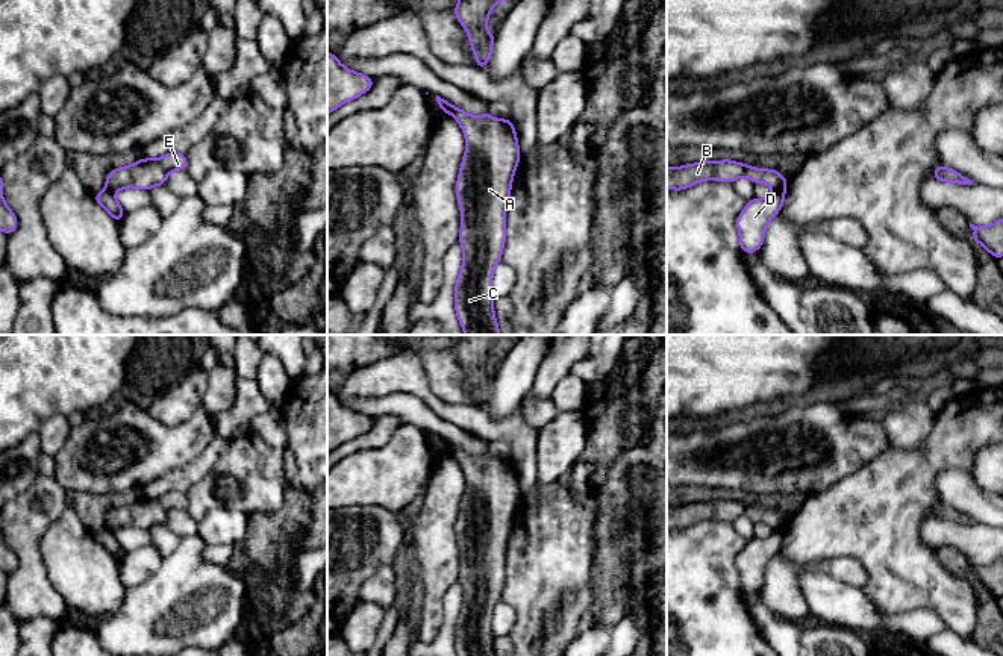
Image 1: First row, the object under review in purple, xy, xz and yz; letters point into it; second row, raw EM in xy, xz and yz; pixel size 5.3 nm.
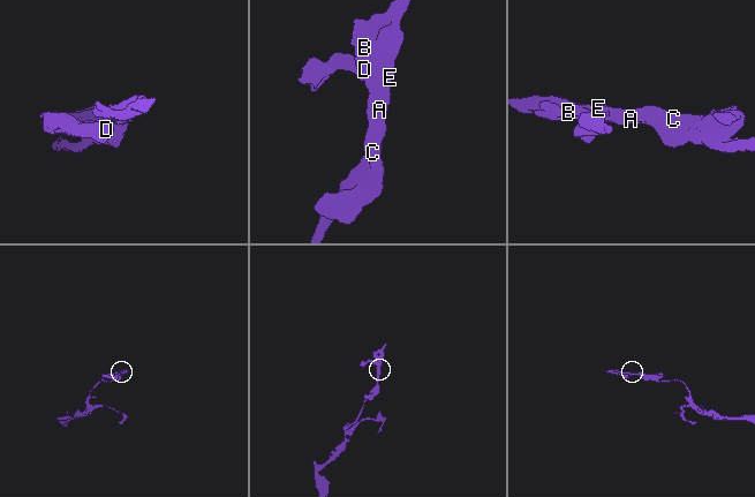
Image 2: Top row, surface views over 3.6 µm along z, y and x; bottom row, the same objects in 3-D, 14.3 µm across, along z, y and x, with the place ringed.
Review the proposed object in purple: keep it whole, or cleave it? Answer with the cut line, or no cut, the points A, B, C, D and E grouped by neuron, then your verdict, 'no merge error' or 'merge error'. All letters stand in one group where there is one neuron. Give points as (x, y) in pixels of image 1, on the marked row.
yz (774, 188), (784, 191) | A B C E / D | merge error

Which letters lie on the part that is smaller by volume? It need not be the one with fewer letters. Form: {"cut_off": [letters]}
{"cut_off": ["D"]}

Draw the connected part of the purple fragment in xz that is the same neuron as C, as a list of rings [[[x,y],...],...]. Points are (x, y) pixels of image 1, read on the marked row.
[[[453,106],[450,114],[462,127],[467,142],[455,186],[462,217],[458,242],[464,250],[462,267],[455,285],[456,317],[465,335],[500,335],[491,282],[495,265],[502,262],[506,241],[506,208],[514,173],[520,164],[517,132],[512,120],[492,118],[488,111],[480,117],[473,117]]]

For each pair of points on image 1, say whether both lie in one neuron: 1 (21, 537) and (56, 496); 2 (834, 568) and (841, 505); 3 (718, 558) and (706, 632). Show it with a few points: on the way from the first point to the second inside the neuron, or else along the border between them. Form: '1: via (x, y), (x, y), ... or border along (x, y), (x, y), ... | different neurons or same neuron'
1: via (23, 526), (46, 502) | same neuron
2: border along (800, 564), (855, 558), (867, 574) | different neurons
3: via (703, 576), (703, 614) | same neuron

